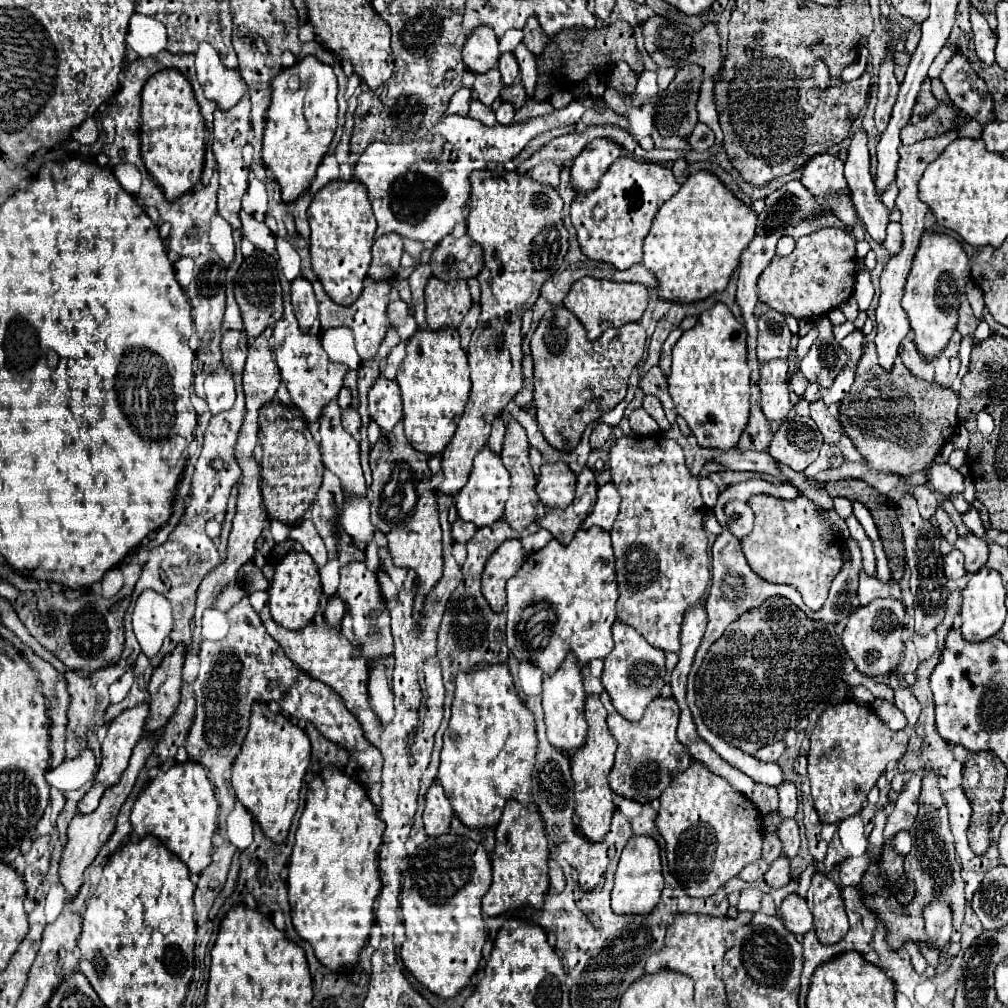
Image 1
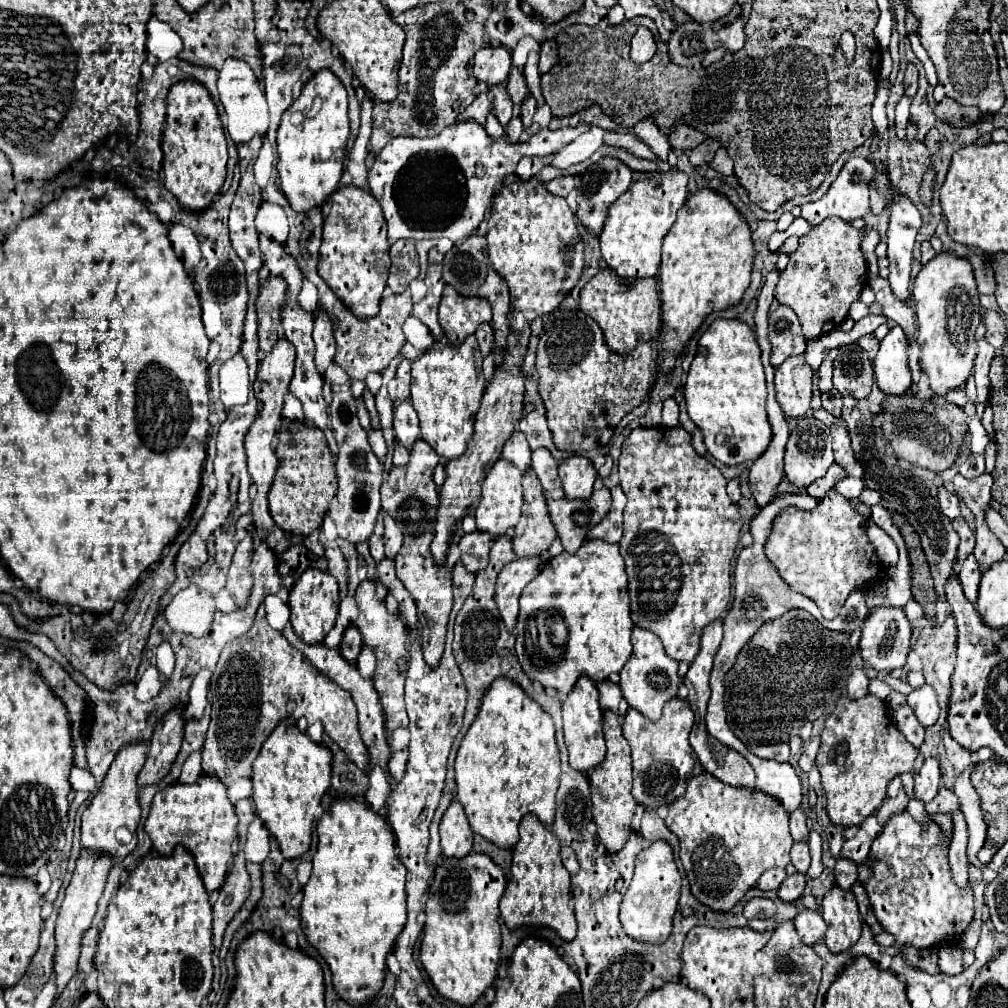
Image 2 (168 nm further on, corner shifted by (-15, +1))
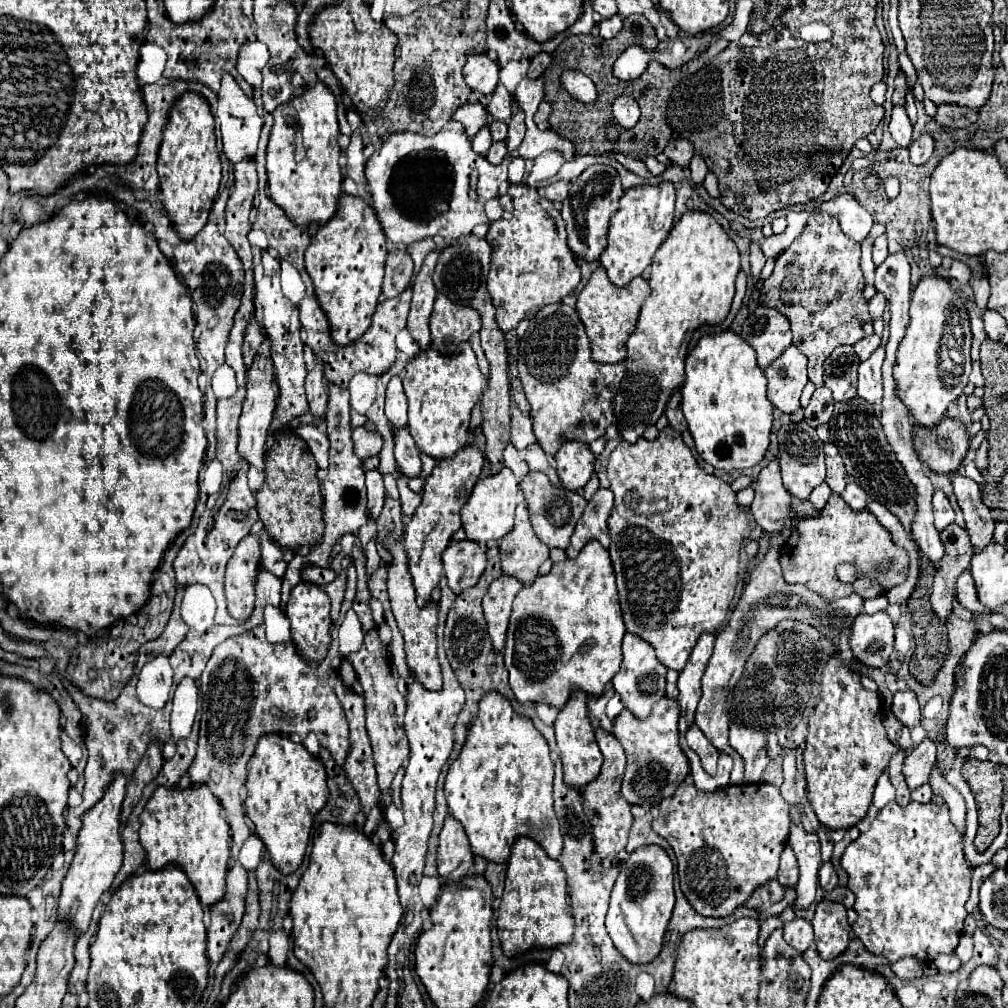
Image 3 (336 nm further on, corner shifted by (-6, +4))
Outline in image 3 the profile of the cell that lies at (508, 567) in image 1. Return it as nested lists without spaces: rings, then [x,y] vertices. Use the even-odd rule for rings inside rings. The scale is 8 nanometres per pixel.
[[[501,576],[489,586],[489,592],[483,598],[483,614],[487,620],[487,630],[495,652],[501,652],[505,646],[505,632],[507,632],[509,614],[511,614],[511,602],[519,590],[521,590],[519,580],[511,576]]]

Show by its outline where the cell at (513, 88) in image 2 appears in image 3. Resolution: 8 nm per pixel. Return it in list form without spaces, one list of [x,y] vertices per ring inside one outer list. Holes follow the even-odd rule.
[[[503,84],[497,86],[495,94],[491,96],[491,104],[489,104],[489,114],[493,120],[499,120],[499,122],[505,122],[511,118],[511,94],[507,92],[507,88]]]

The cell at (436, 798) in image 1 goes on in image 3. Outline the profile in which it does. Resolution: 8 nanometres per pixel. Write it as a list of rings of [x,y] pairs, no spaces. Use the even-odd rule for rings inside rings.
[[[447,816],[445,826],[441,830],[437,864],[439,864],[439,876],[443,876],[445,880],[459,882],[471,874],[473,868],[471,844],[467,842],[463,826],[453,816]]]

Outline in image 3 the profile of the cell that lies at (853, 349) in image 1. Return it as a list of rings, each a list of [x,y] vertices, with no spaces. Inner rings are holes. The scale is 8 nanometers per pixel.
[[[871,334],[871,336],[865,336],[863,340],[859,340],[853,348],[855,348],[859,360],[867,360],[879,348],[879,344],[881,344],[881,336]]]

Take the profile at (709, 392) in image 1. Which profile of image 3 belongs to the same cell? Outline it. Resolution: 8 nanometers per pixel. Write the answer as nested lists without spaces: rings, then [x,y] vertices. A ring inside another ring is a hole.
[[[731,330],[703,336],[685,360],[685,374],[687,380],[681,388],[681,410],[699,456],[721,470],[745,470],[757,466],[771,442],[773,404],[767,400],[767,378],[757,366],[755,350]]]

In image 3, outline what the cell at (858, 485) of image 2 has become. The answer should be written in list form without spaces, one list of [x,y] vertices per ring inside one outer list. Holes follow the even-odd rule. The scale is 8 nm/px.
[[[849,482],[847,488],[845,488],[845,492],[843,492],[843,500],[853,510],[865,510],[867,508],[867,502],[869,502],[869,496],[855,482]]]

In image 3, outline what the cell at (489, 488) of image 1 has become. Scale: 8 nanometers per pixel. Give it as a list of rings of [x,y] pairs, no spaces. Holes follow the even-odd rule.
[[[503,468],[499,474],[479,480],[473,488],[473,494],[469,496],[467,504],[461,510],[463,530],[465,530],[467,538],[481,546],[503,538],[513,526],[517,502],[519,502],[519,484],[509,468]]]

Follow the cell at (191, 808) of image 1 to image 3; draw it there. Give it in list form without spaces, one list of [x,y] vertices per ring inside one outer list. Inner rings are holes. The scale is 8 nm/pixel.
[[[159,786],[141,814],[139,836],[151,870],[169,864],[179,866],[195,886],[203,906],[213,906],[223,898],[231,834],[221,816],[221,804],[207,786],[191,786],[187,790]]]

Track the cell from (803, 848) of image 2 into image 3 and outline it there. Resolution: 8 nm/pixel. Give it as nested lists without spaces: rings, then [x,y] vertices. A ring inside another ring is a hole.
[[[785,846],[783,854],[781,854],[781,866],[779,866],[777,882],[783,888],[789,888],[789,886],[795,886],[797,878],[799,878],[799,868],[797,868],[797,862],[795,862],[795,854],[793,854],[791,846]]]

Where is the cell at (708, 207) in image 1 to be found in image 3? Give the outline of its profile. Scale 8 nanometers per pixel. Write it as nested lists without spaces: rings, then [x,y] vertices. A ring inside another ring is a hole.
[[[685,212],[651,264],[651,294],[637,318],[625,348],[625,378],[613,398],[615,426],[625,442],[635,442],[647,426],[665,414],[671,394],[685,382],[685,356],[691,334],[703,324],[721,324],[735,296],[739,250],[725,230],[705,212]]]

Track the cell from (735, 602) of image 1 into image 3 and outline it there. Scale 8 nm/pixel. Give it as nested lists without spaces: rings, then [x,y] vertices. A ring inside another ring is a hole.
[[[787,532],[783,534],[771,534],[771,548],[767,556],[751,570],[751,576],[743,588],[743,596],[735,610],[731,612],[729,624],[717,634],[713,656],[707,664],[705,676],[703,676],[703,696],[699,700],[695,724],[699,730],[709,738],[709,742],[729,754],[733,758],[733,772],[731,772],[731,784],[743,784],[743,758],[729,746],[727,730],[729,730],[729,690],[735,688],[735,682],[743,674],[743,666],[751,652],[755,650],[759,638],[767,634],[767,630],[773,630],[781,620],[799,620],[815,626],[817,630],[823,630],[823,612],[819,612],[819,594],[807,590],[805,586],[791,586],[781,576],[779,566],[779,546],[789,538]]]

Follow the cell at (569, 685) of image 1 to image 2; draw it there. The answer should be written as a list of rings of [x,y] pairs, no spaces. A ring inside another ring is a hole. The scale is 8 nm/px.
[[[580,677],[574,689],[568,693],[566,701],[562,703],[562,721],[564,721],[564,741],[570,755],[570,765],[576,771],[590,773],[592,767],[600,765],[606,755],[604,735],[602,735],[602,709],[598,705],[596,685],[588,677]]]

